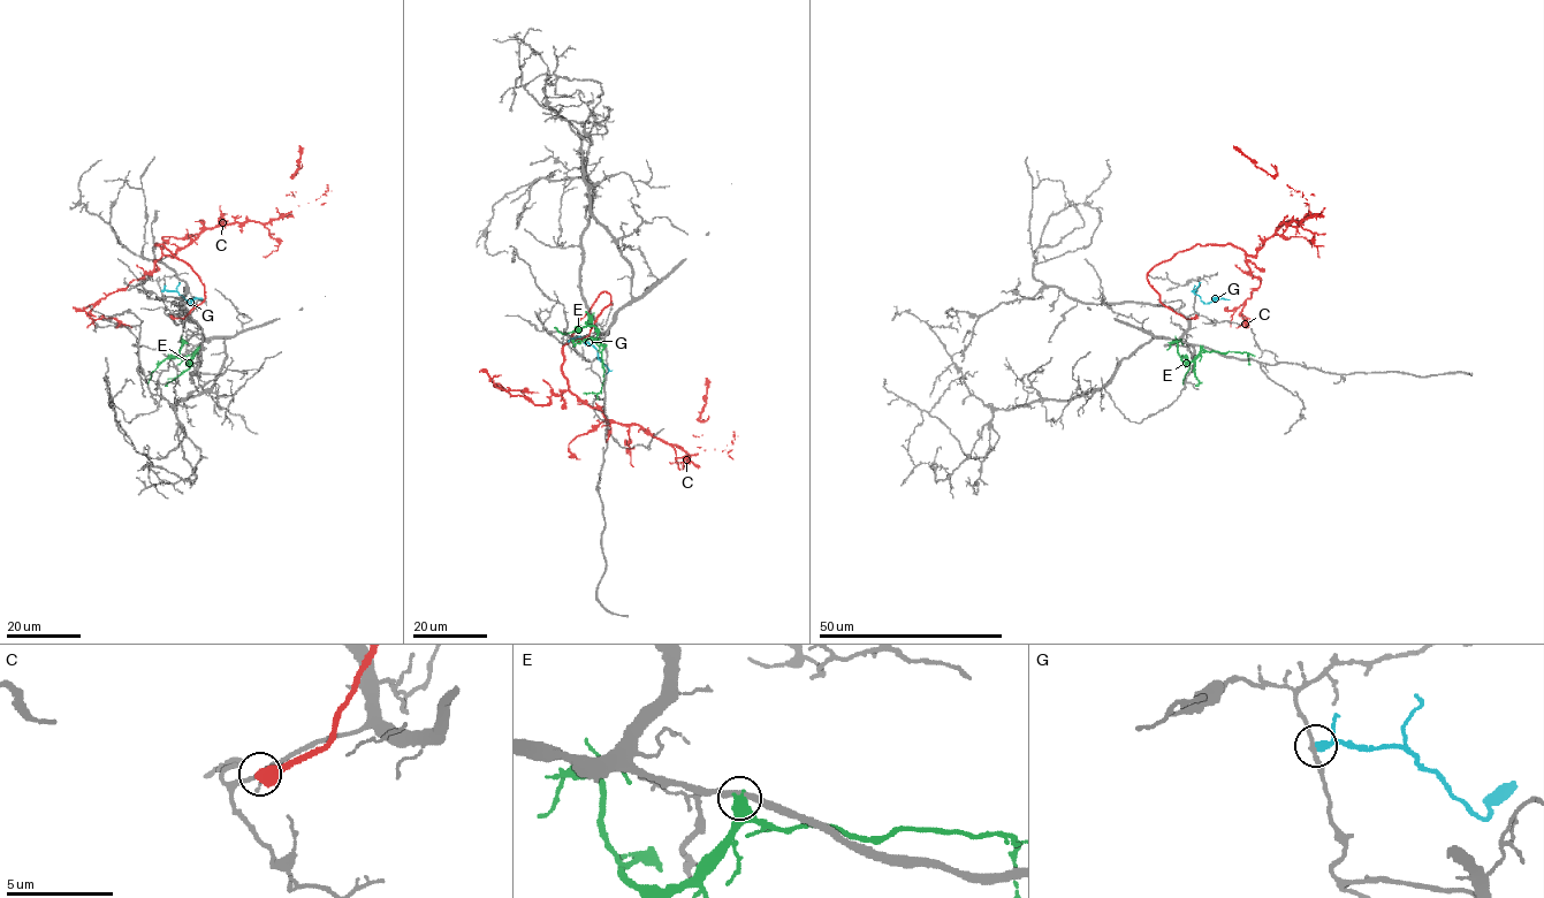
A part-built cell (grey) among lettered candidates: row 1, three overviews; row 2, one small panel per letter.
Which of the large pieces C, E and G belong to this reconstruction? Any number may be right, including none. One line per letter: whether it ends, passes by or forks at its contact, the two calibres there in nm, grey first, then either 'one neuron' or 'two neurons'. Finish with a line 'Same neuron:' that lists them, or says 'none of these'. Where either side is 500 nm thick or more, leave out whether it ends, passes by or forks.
C: calibres 260 and 500 nm; two neurons
E: calibres 280 and 550 nm; two neurons
G: it ends; calibres 180 and 360 nm; two neurons
Same neuron: none of these

